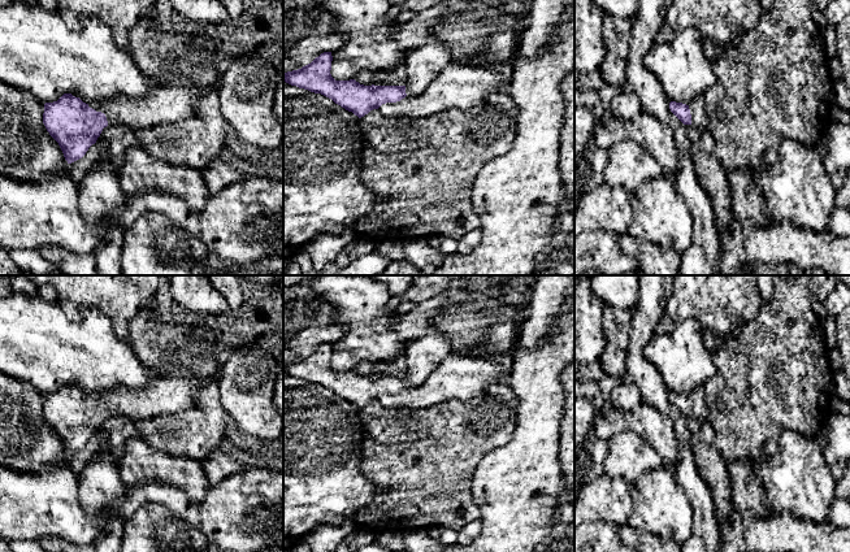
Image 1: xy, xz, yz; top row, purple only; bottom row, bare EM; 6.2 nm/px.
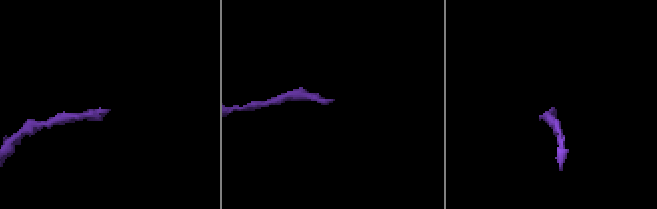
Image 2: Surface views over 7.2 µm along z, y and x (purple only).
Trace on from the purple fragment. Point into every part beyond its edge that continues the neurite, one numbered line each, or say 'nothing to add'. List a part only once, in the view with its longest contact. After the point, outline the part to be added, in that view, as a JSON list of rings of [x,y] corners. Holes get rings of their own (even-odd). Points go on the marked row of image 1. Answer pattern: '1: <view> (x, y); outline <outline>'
1: xy (167, 104); outline [[[159,86],[143,97],[118,94],[104,103],[88,104],[105,114],[109,125],[127,125],[134,130],[187,118],[195,109],[195,100],[203,95],[198,88]]]

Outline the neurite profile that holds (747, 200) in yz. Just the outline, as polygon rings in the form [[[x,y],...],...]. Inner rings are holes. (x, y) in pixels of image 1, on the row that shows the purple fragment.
[[[728,170],[732,213],[740,221],[767,227],[772,220],[766,210],[766,197],[750,170]]]

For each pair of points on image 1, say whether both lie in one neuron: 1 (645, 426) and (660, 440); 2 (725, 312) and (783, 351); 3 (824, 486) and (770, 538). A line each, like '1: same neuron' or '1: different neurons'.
1: same neuron
2: different neurons
3: different neurons

